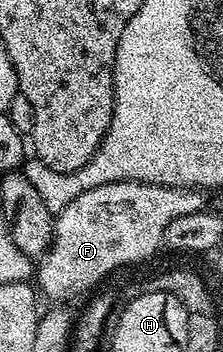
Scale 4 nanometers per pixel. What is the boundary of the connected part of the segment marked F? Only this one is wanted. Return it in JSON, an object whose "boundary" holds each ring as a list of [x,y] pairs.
{"boundary":[[[113,182],[92,188],[56,215],[50,250],[36,266],[37,289],[50,298],[78,294],[117,266],[142,262],[161,251],[164,232],[176,216],[188,216],[188,212],[200,212],[207,206],[207,195],[197,188],[181,190],[147,182]]]}

